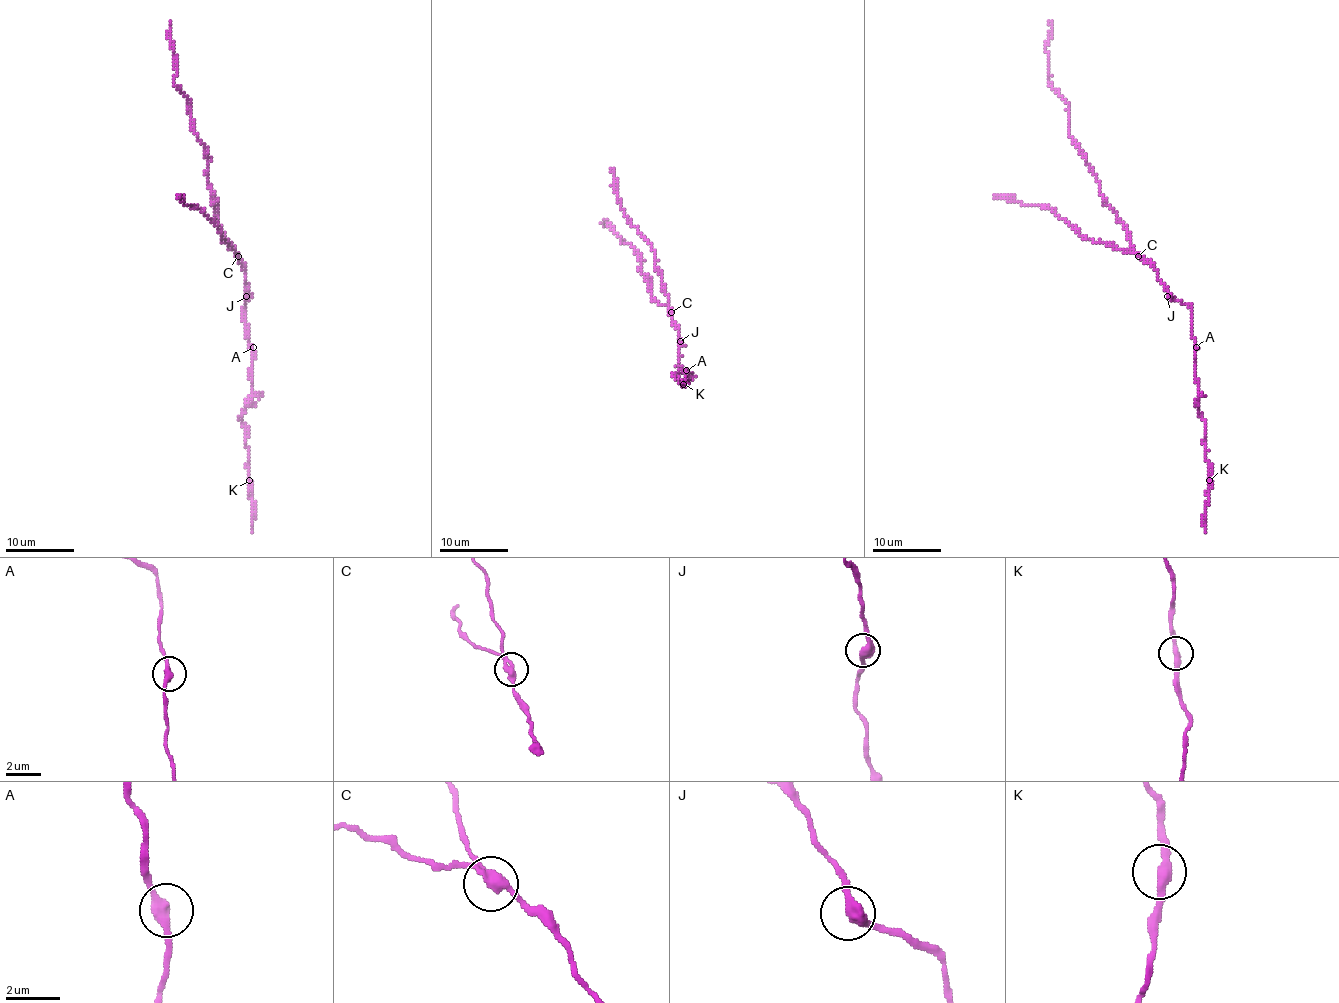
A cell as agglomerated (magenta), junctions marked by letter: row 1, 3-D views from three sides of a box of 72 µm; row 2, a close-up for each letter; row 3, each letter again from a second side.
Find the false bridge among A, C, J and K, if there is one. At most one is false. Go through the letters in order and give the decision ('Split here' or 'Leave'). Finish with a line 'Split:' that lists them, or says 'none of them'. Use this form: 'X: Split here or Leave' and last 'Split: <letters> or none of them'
A: Leave
C: Split here
J: Leave
K: Leave
Split: C

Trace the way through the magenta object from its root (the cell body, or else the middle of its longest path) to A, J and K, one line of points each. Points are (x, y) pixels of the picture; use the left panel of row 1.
A: (243, 266), (248, 291), (244, 324), (253, 347)
J: (243, 266), (248, 288), (246, 296)
K: (243, 266), (248, 291), (244, 324), (253, 352), (251, 400), (241, 417), (246, 427), (249, 480)

